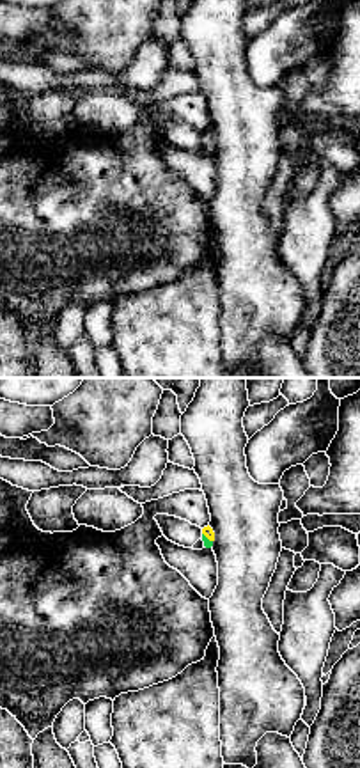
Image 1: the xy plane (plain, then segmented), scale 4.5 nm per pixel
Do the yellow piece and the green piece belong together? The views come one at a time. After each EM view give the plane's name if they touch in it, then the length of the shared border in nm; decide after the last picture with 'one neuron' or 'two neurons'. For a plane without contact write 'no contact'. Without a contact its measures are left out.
xy | 60 nm

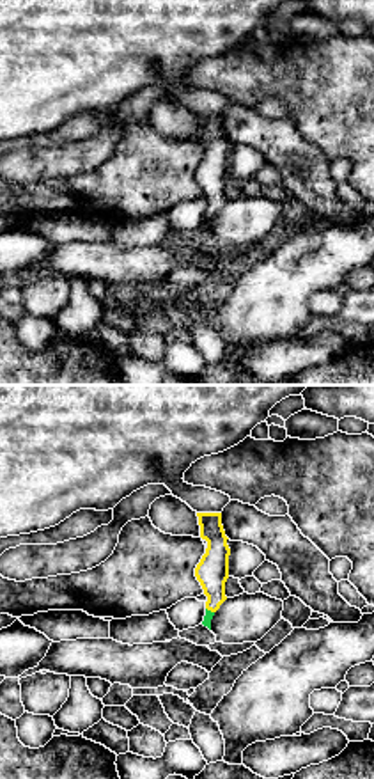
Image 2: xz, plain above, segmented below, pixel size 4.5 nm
xz | 50 nm

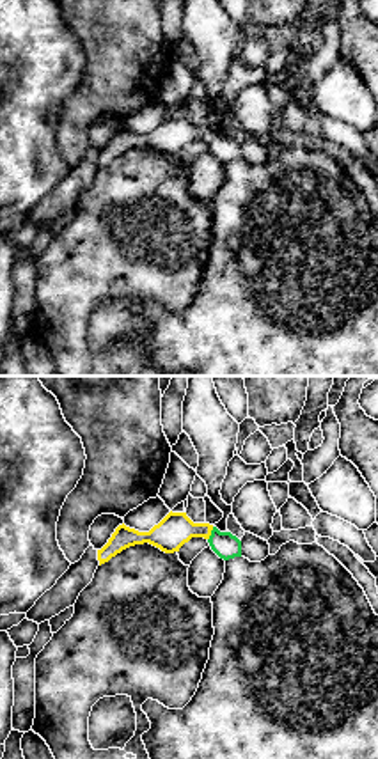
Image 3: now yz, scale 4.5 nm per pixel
yz | 70 nm

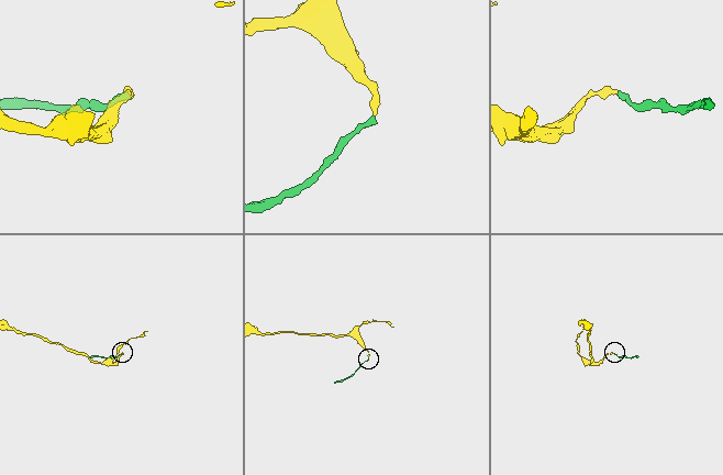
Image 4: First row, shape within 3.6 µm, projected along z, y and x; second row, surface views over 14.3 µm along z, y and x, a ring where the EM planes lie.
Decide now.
one neuron

